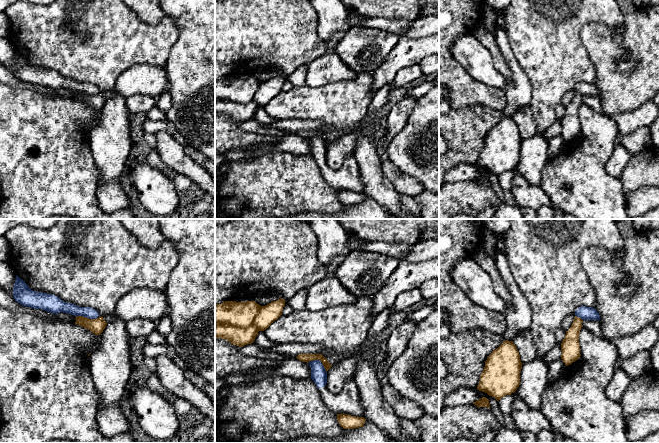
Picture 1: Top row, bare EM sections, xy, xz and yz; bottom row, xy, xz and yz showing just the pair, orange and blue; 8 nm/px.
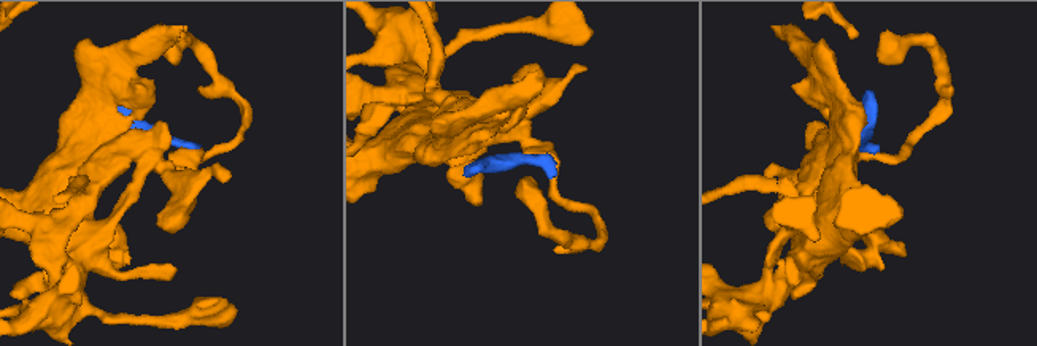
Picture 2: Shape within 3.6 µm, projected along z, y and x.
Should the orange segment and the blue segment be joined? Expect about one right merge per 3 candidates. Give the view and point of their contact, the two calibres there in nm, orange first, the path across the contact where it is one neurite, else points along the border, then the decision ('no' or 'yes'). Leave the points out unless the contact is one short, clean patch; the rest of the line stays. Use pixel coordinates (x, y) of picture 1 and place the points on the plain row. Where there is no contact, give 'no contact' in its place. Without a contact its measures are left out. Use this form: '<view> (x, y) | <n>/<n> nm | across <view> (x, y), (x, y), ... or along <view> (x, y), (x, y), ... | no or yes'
xz (319, 135) | 70/130 nm | along xz (307, 138), (319, 136), (326, 148) | no

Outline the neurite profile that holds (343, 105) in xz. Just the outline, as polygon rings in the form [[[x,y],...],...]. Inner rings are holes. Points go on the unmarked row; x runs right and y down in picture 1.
[[[360,72],[353,80],[342,80],[320,87],[294,87],[288,91],[281,91],[264,106],[264,109],[271,118],[278,120],[317,120],[321,124],[320,130],[328,126],[338,130],[351,130],[368,119],[373,81],[372,73]]]

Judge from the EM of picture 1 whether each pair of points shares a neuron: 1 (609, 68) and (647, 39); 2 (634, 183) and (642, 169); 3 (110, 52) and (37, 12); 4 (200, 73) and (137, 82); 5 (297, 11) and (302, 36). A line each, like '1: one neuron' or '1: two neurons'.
1: one neuron
2: one neuron
3: one neuron
4: two neurons
5: one neuron

